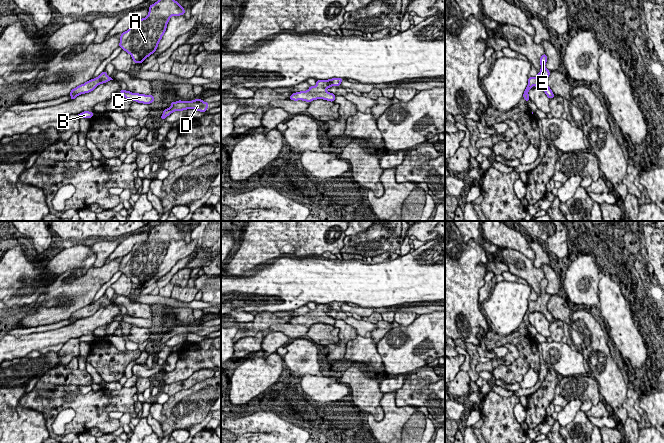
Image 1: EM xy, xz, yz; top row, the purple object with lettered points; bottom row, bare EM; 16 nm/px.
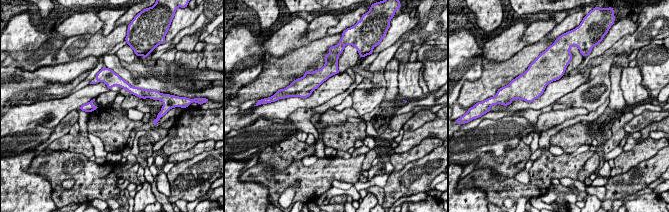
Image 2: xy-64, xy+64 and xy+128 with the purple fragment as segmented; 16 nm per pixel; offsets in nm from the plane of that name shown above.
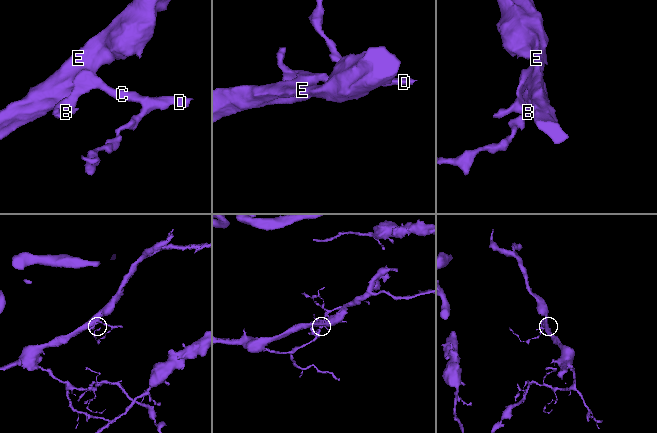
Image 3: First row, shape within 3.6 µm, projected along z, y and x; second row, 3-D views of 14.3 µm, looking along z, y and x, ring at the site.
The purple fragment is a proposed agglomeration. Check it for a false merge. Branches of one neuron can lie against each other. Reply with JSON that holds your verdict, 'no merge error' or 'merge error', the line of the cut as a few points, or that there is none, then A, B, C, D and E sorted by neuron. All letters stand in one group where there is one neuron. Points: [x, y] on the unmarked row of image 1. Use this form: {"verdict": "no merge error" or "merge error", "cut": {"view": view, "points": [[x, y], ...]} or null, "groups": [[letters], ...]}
{"verdict": "no merge error", "cut": null, "groups": [["A", "B", "C", "D", "E"]]}

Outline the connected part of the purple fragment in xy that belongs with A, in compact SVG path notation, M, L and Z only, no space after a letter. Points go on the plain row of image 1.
M161 221L149 230L148 239L137 243L120 259L119 271L131 279L134 287L142 287L153 278L164 259L171 240L184 239L185 233L172 221Z

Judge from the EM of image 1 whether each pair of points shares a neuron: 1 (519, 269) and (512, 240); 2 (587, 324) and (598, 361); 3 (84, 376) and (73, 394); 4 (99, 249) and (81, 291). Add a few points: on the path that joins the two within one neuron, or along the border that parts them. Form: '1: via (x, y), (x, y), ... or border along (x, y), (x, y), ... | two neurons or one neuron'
1: via (519, 262), (519, 255), (515, 247) | one neuron
2: via (592, 333), (596, 352) | one neuron
3: border along (77, 385), (58, 385), (54, 389) | two neurons
4: border along (112, 253), (101, 266), (91, 266) | two neurons

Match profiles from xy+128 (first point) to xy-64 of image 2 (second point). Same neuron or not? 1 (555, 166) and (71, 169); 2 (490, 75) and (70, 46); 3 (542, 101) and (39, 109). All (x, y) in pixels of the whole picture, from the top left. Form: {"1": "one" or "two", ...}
{"1": "one", "2": "one", "3": "one"}

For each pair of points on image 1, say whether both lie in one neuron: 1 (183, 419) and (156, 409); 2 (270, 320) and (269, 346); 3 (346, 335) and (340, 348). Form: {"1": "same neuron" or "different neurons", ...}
{"1": "different neurons", "2": "different neurons", "3": "same neuron"}

